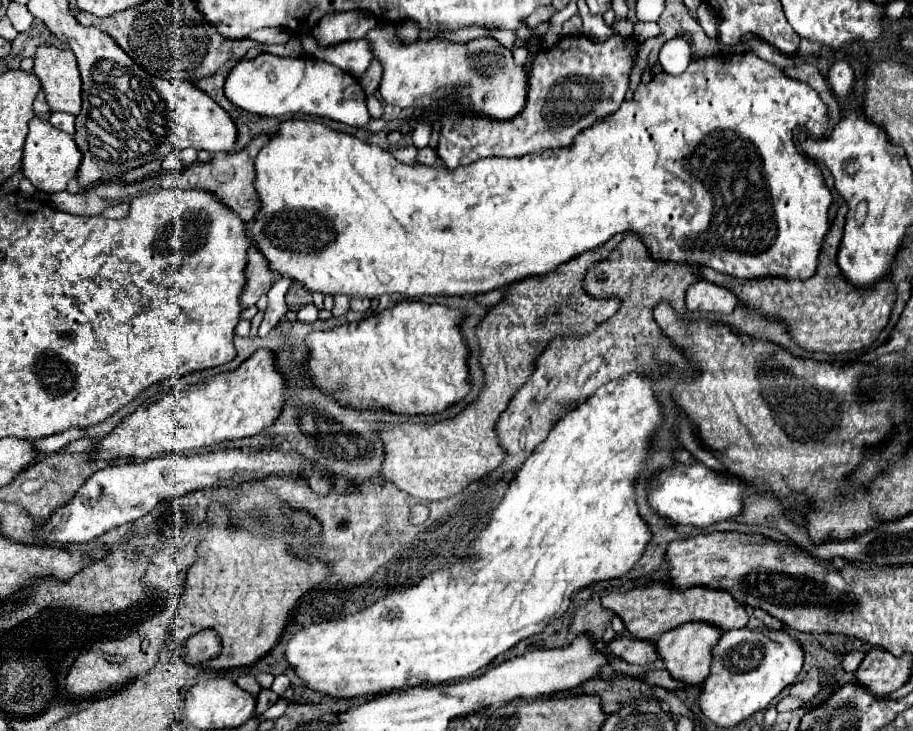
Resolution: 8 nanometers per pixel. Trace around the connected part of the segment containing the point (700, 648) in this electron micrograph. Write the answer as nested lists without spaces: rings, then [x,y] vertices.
[[[687,622],[661,634],[657,640],[657,652],[665,660],[665,666],[675,680],[681,680],[685,684],[701,684],[709,676],[709,666],[713,664],[713,648],[721,636],[723,632],[717,626],[711,626],[707,622]]]

